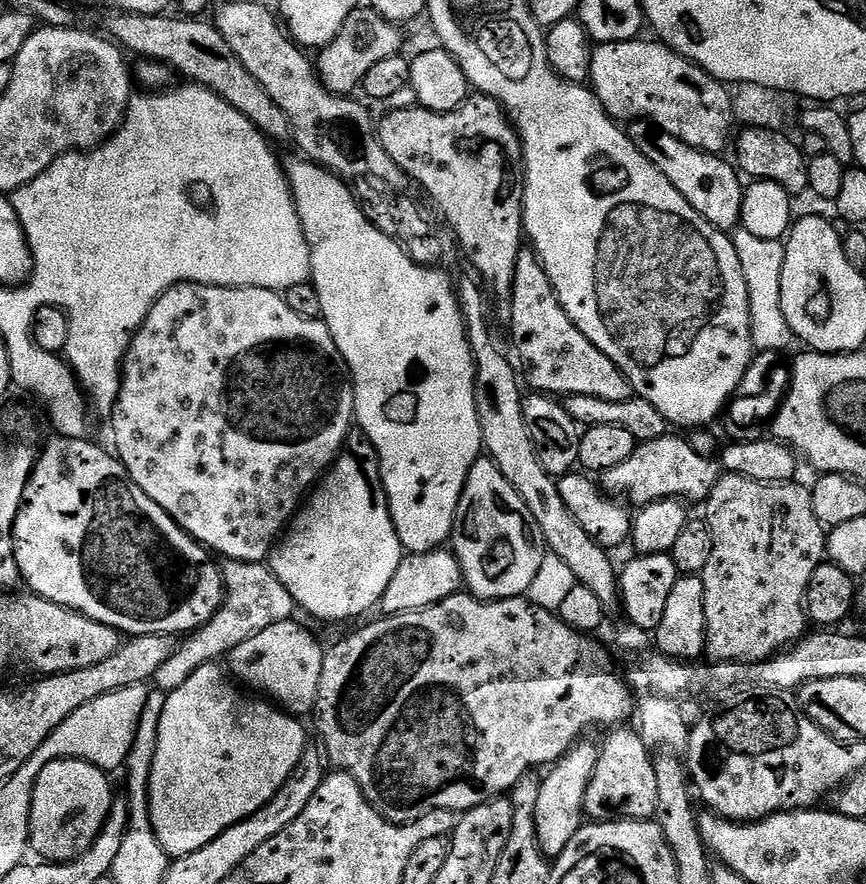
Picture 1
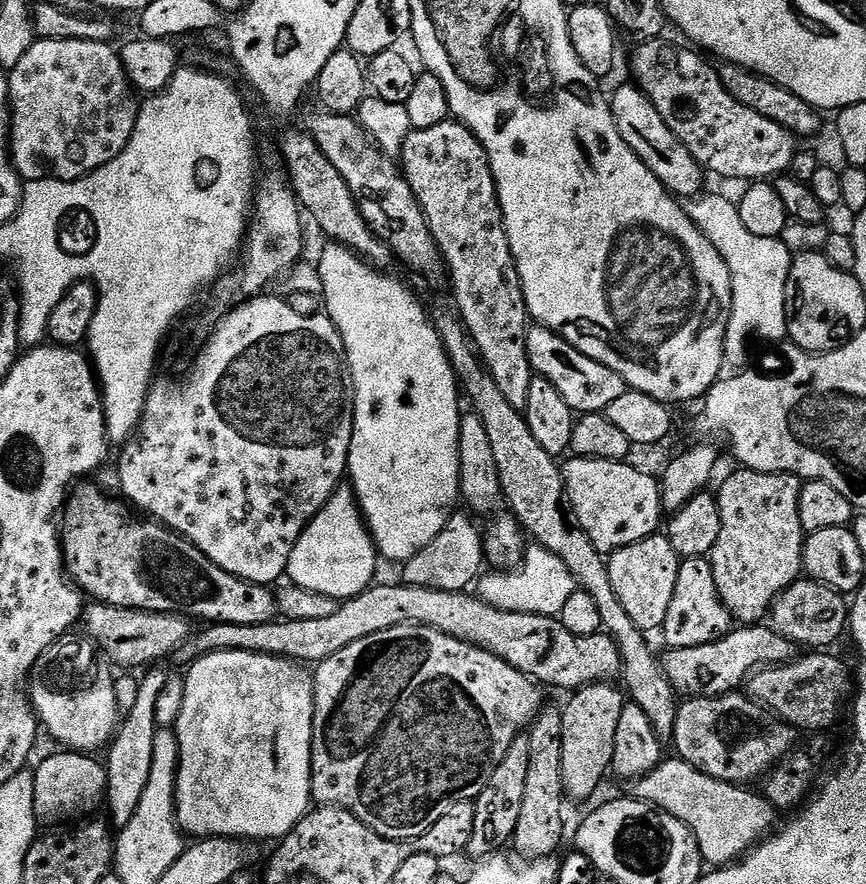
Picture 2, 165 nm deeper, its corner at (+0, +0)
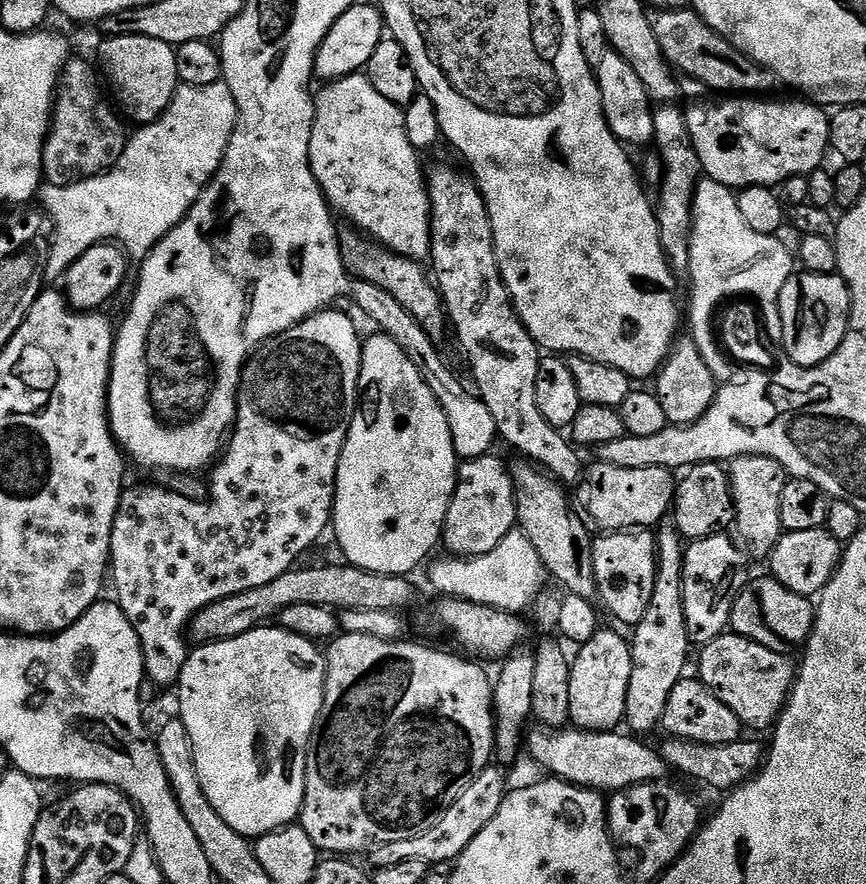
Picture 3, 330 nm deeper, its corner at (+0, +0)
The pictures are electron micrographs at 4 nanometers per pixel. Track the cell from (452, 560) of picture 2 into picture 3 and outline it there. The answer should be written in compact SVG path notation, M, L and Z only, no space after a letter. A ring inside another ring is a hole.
M496 454L463 461L458 468L456 489L450 498L450 510L446 510L443 547L448 547L452 551L449 553L456 558L490 554L490 550L516 527L516 495L509 465L504 465Z

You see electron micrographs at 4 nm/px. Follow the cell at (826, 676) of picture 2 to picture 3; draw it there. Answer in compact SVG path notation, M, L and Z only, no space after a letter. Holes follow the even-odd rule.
M725 634L714 638L714 642L703 645L699 649L700 661L696 668L698 678L740 719L741 725L748 728L749 733L767 733L779 720L785 704L788 703L788 694L792 690L792 683L796 680L797 665L792 664L787 655L775 652L758 642L745 636Z

